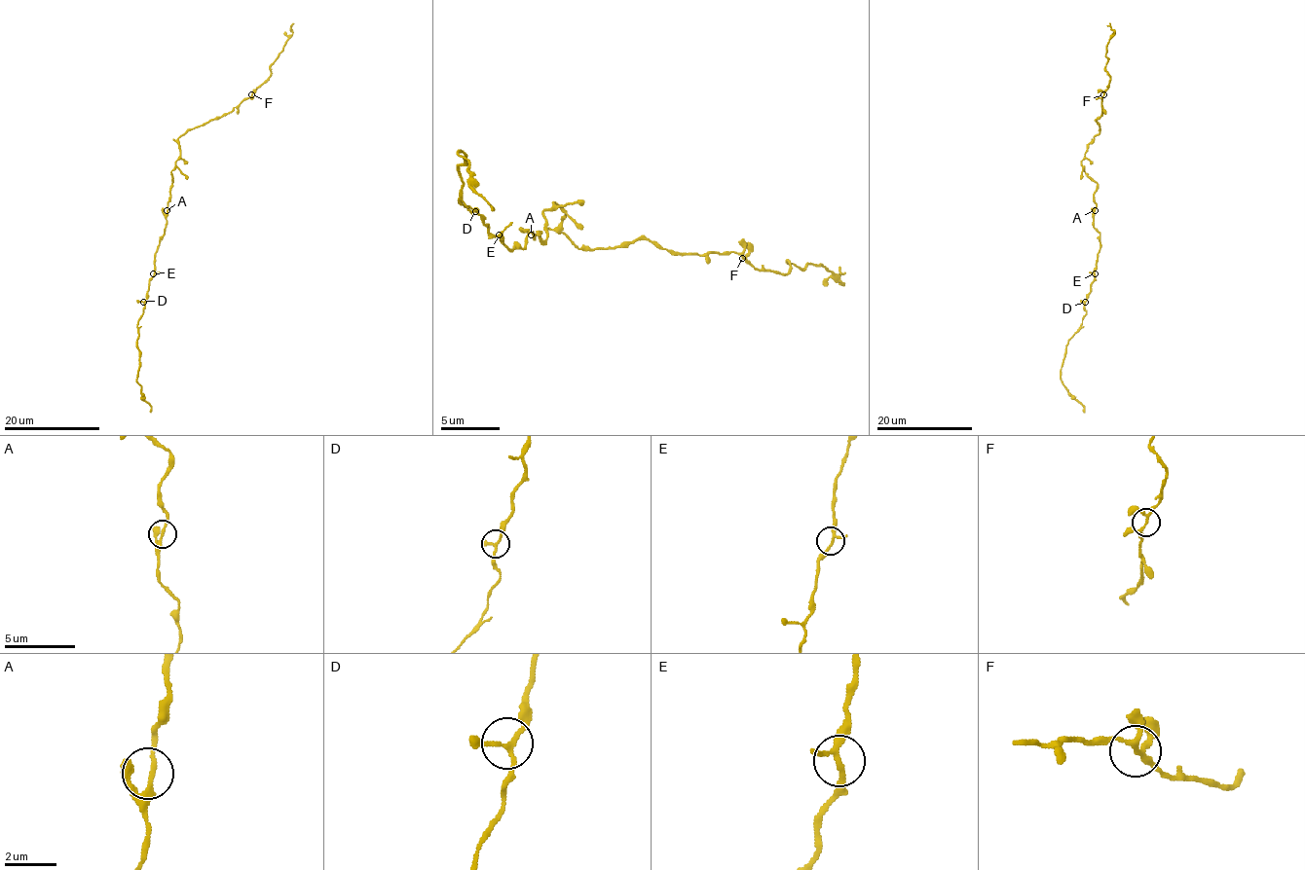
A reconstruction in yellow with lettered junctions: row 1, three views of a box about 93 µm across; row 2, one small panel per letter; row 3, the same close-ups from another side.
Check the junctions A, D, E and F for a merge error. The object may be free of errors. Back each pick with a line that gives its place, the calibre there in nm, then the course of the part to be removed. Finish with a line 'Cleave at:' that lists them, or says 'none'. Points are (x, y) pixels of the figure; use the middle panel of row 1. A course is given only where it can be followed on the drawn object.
Cleave at: none

